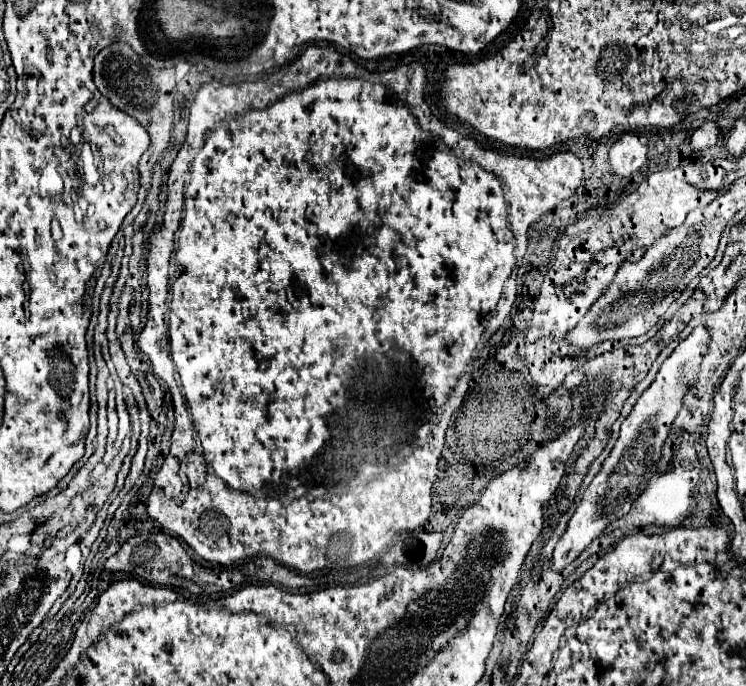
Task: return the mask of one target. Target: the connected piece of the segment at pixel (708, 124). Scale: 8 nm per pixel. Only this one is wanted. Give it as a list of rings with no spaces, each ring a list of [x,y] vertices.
[[[705,121],[699,129],[695,129],[691,139],[693,151],[703,151],[707,147],[713,147],[721,141],[721,127],[715,121]]]

